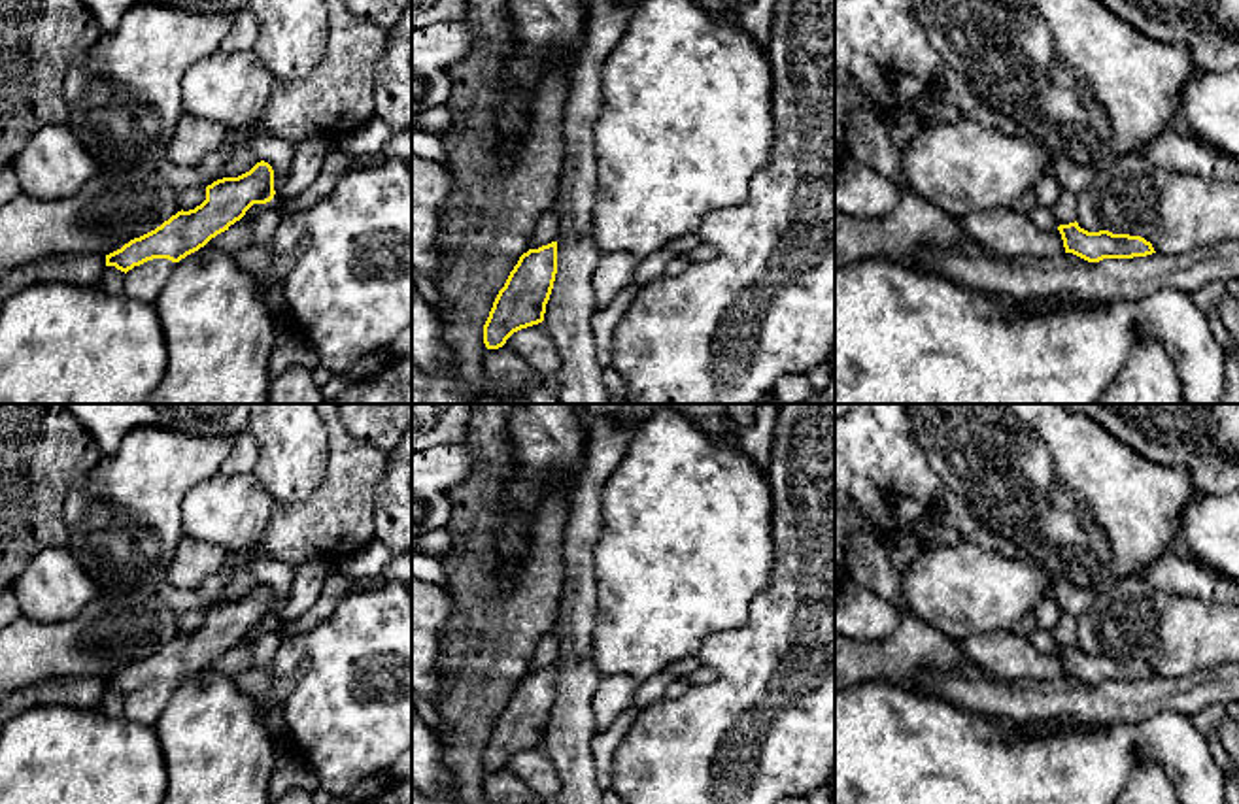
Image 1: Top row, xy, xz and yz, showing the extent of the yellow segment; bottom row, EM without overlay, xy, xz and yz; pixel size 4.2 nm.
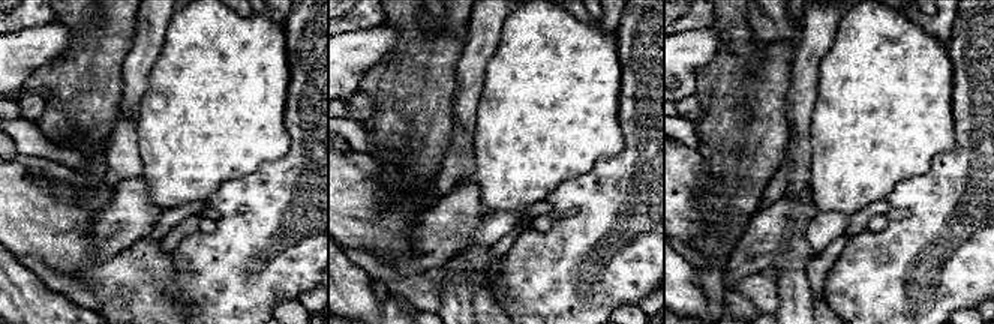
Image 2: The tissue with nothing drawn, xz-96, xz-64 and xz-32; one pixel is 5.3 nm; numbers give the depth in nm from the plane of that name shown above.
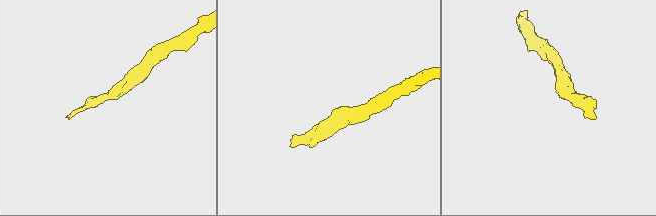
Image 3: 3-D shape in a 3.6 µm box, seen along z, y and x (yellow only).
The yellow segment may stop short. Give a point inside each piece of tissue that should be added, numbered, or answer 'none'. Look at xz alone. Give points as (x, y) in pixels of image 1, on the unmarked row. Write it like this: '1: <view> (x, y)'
none

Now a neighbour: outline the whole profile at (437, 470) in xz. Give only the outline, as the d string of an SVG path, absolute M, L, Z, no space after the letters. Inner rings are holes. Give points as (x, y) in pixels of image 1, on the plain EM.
M436 444L412 451L412 538L446 528L450 493L470 470L472 457L463 444Z

